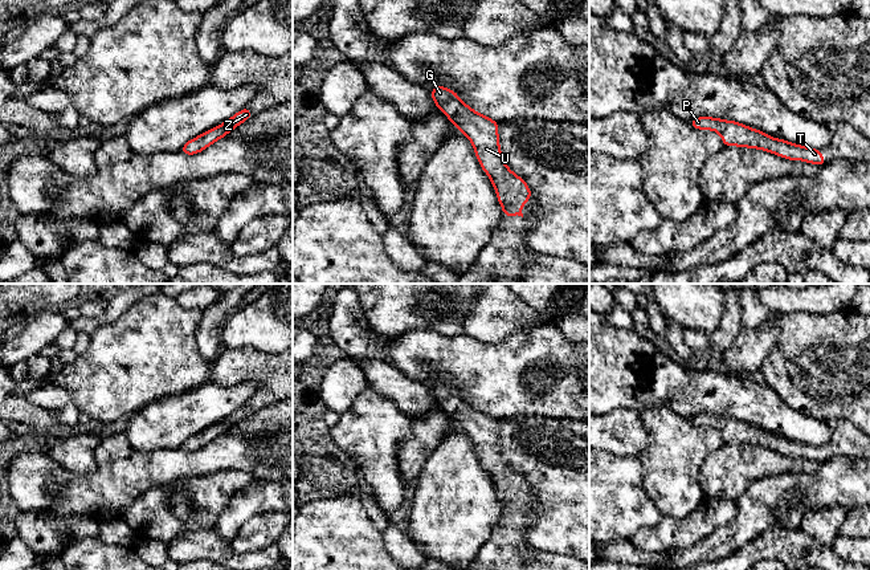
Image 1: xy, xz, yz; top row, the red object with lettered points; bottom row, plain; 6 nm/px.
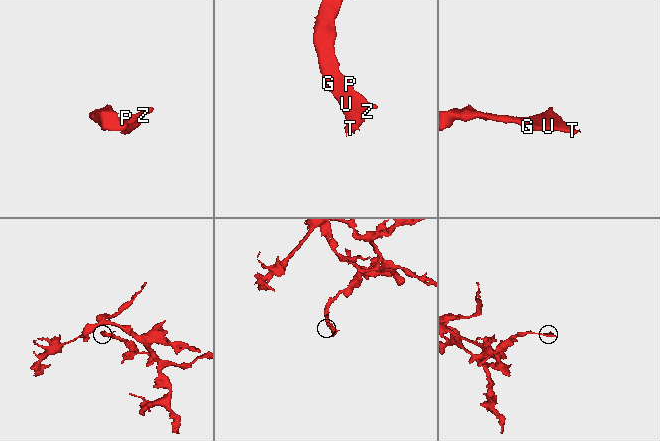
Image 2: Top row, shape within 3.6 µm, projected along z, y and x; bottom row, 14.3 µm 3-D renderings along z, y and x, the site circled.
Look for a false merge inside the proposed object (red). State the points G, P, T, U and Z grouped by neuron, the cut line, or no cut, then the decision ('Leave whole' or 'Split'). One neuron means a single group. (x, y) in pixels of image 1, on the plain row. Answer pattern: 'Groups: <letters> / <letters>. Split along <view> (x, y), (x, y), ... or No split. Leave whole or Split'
Groups: G P T U Z. No split. Leave whole

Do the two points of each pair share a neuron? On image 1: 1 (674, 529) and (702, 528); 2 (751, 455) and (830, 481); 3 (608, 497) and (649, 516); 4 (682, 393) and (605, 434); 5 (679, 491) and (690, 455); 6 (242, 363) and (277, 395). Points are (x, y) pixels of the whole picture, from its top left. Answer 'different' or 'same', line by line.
1: same
2: different
3: same
4: different
5: same
6: same

